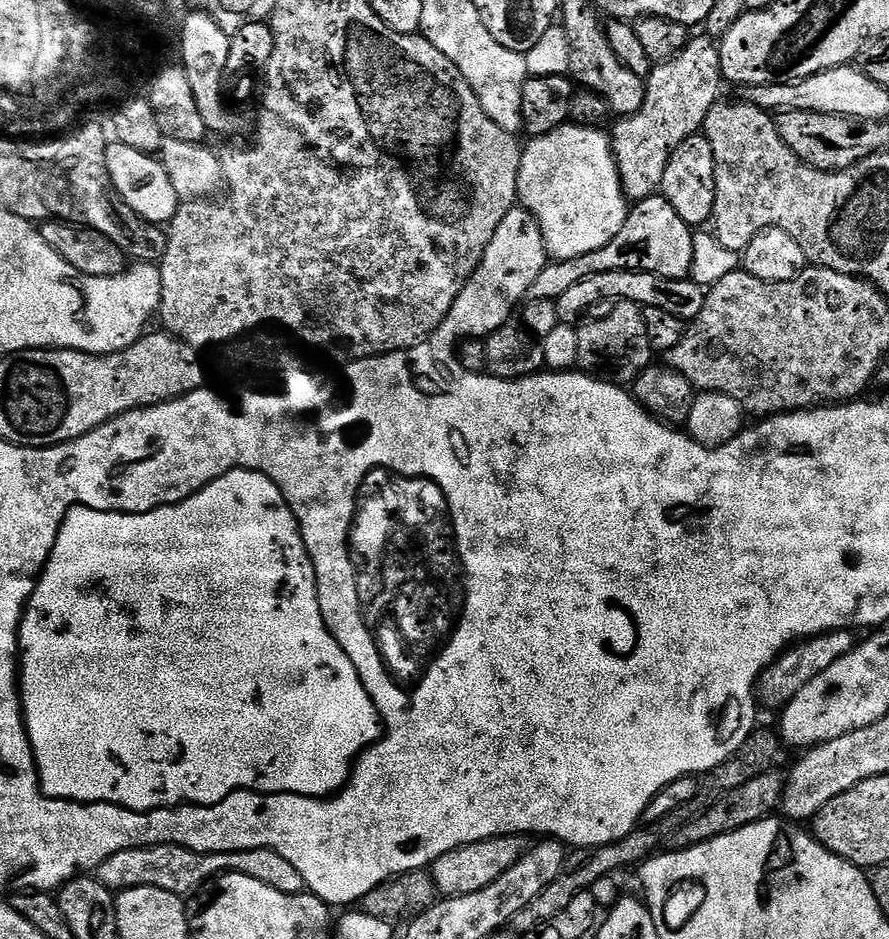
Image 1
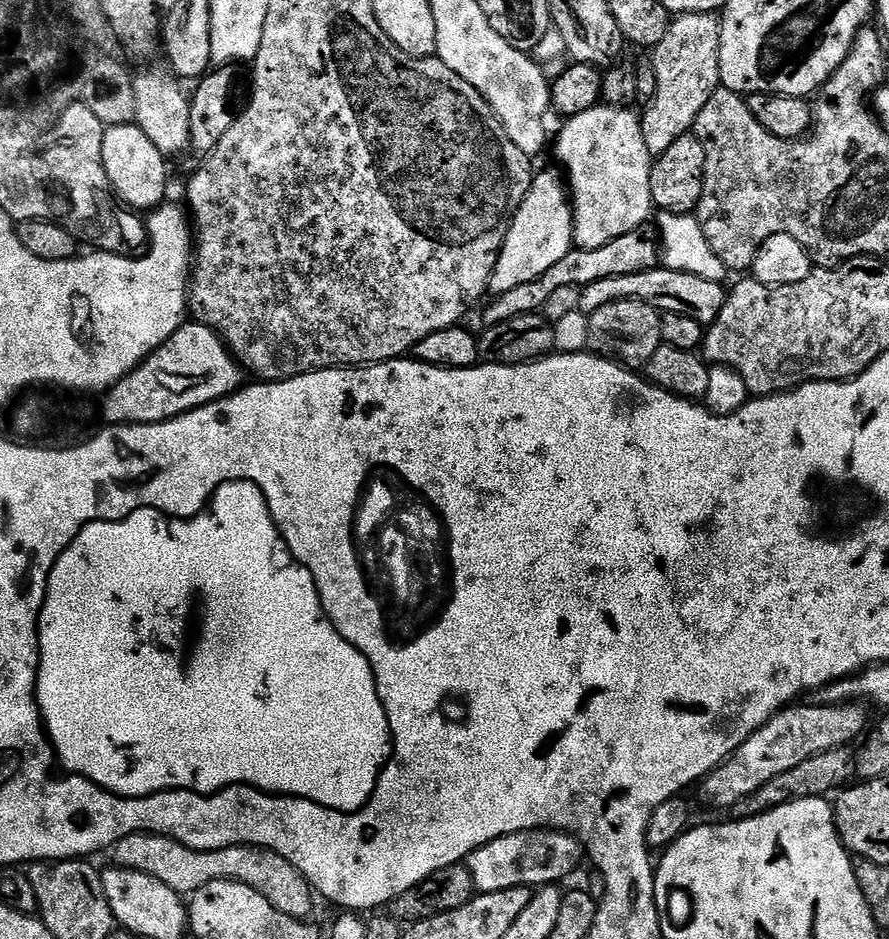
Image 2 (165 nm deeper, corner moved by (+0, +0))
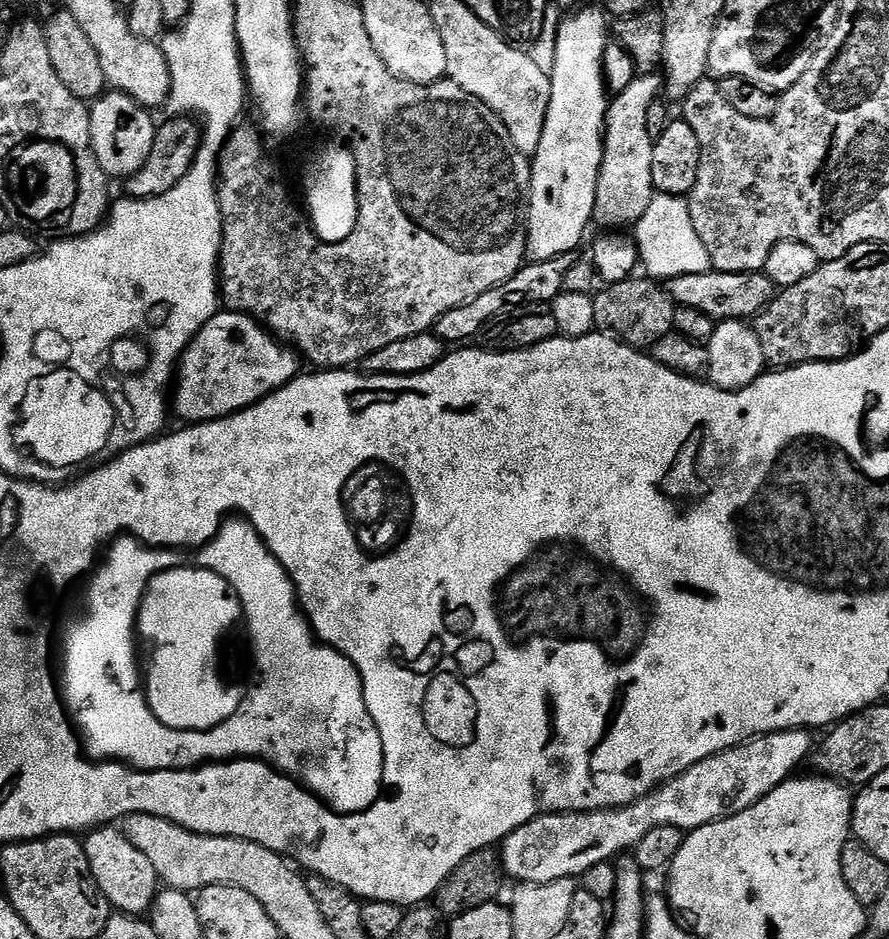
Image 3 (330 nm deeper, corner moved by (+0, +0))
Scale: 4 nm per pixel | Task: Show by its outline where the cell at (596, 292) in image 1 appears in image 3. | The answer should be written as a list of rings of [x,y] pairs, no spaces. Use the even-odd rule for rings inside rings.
[[[709,270],[702,274],[682,274],[667,281],[666,291],[672,303],[690,310],[702,310],[714,321],[755,318],[767,308],[778,289],[763,272],[718,272]]]

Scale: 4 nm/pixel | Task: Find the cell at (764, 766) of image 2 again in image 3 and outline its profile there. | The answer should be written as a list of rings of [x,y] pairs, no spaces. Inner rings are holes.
[[[791,728],[790,730],[782,730],[781,732],[771,732],[765,736],[755,736],[753,740],[747,740],[745,744],[734,746],[725,752],[714,754],[710,758],[702,758],[702,762],[698,762],[694,766],[690,766],[690,770],[686,770],[682,774],[678,774],[673,780],[667,780],[660,787],[654,789],[650,795],[644,796],[640,800],[636,800],[633,804],[627,804],[625,808],[617,808],[615,810],[598,810],[597,812],[549,812],[536,816],[530,822],[526,822],[526,826],[518,826],[518,830],[514,830],[509,836],[499,845],[498,851],[500,854],[500,863],[504,865],[504,871],[509,877],[513,876],[513,881],[522,884],[545,884],[546,882],[554,882],[555,880],[571,880],[580,878],[583,872],[588,872],[591,868],[596,868],[599,864],[604,864],[607,860],[615,861],[621,854],[627,850],[635,849],[638,842],[642,842],[642,838],[646,838],[646,834],[650,834],[650,830],[658,830],[658,826],[674,826],[675,828],[683,828],[691,830],[701,828],[710,822],[718,822],[724,820],[728,816],[734,814],[742,814],[742,810],[746,810],[750,806],[754,806],[762,798],[766,798],[766,794],[770,794],[779,784],[783,784],[785,780],[793,775],[792,772],[804,759],[811,757],[814,752],[813,733],[803,728]]]

